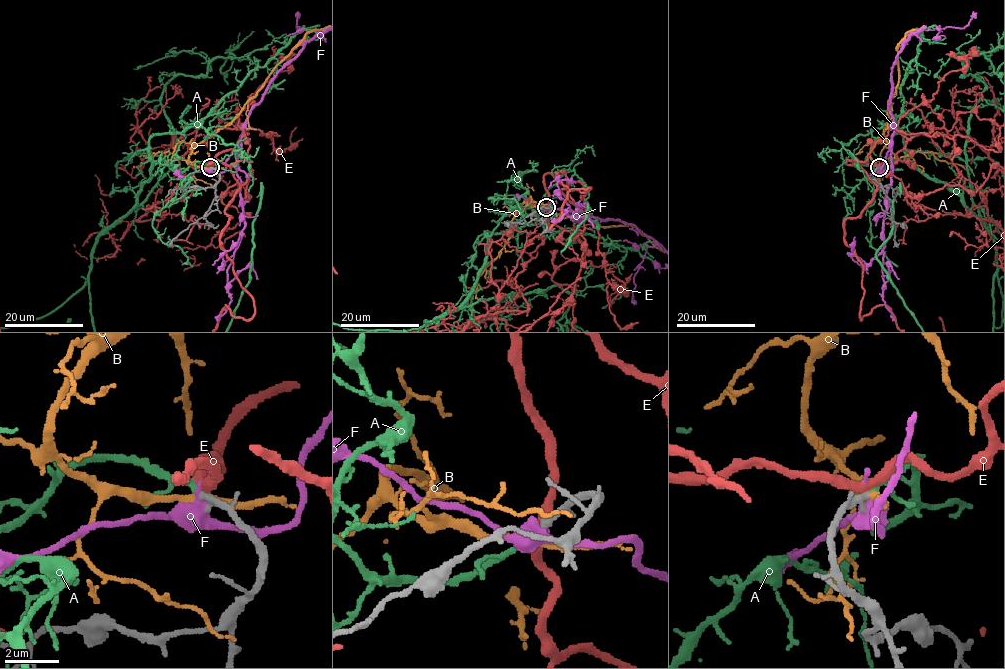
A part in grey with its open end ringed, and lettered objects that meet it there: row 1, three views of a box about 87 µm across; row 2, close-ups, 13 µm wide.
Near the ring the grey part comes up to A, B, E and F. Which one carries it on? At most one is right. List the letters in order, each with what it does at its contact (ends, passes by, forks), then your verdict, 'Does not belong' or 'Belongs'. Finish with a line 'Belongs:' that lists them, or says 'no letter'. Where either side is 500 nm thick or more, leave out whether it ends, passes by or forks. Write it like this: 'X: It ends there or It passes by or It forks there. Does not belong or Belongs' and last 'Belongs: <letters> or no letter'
A: It ends there. Belongs
B: It passes by. Does not belong
E: It passes by. Does not belong
F: It forks there. Does not belong
Belongs: A

